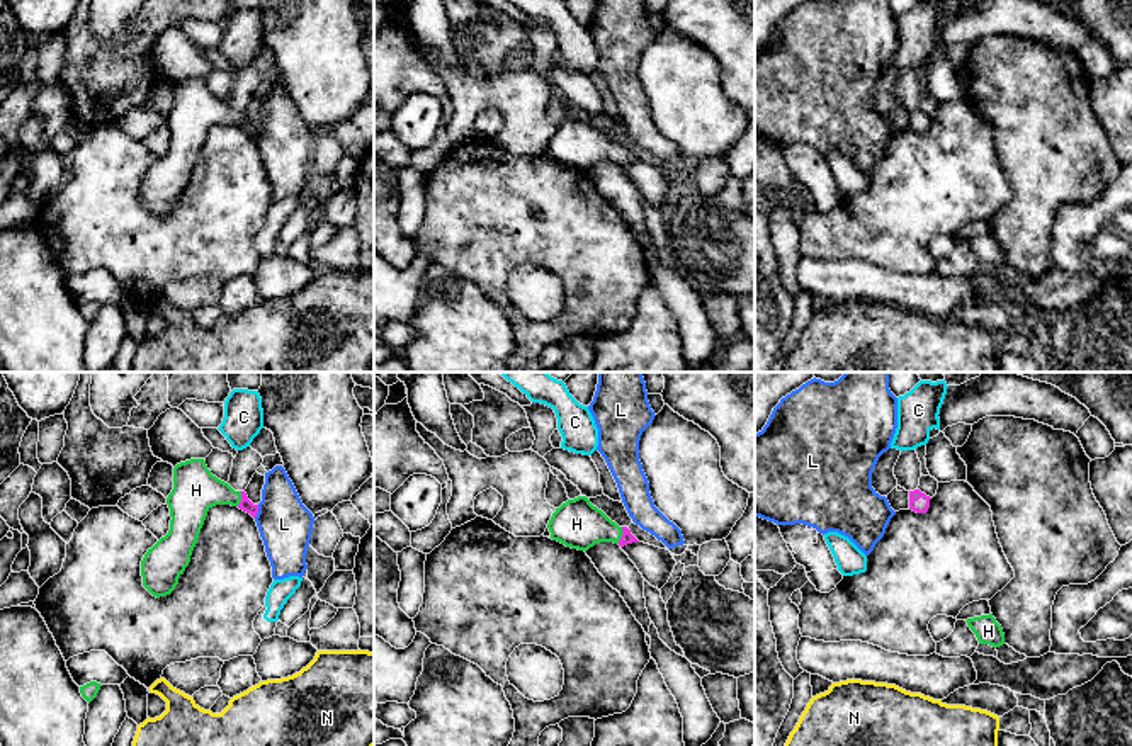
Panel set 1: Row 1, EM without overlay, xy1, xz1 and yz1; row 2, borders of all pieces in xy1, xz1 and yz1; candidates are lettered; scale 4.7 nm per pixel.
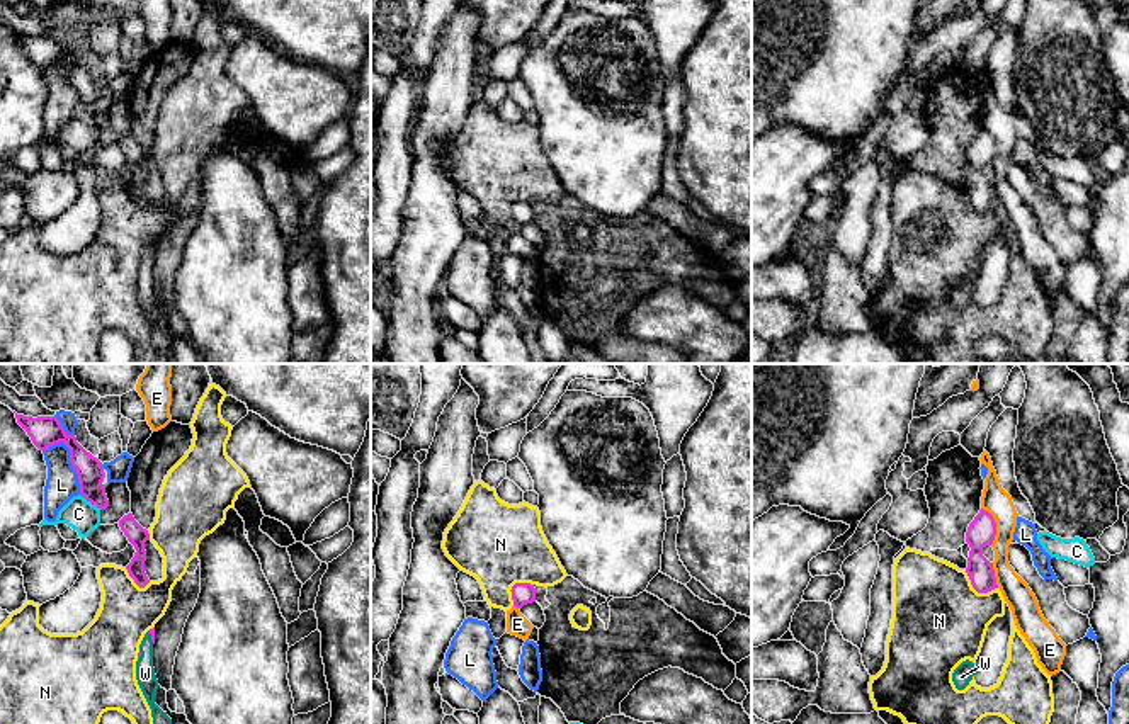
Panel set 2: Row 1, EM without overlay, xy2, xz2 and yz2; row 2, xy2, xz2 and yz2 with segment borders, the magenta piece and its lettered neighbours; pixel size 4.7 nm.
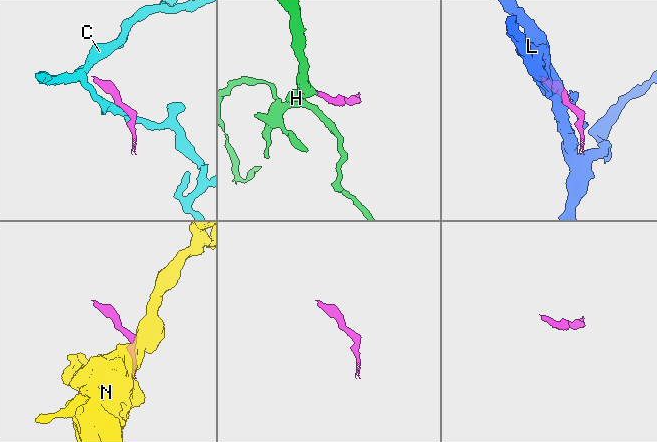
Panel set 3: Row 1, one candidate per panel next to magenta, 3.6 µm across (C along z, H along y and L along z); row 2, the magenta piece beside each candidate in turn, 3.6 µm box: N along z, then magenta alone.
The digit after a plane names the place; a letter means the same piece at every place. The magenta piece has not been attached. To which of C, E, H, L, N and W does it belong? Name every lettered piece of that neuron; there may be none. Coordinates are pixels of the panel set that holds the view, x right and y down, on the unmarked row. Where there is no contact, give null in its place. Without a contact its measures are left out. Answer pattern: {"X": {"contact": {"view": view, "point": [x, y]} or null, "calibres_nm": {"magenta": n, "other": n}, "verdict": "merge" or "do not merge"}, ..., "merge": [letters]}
{"C": {"contact": {"view": "xy2", "point": [90, 121]}, "calibres_nm": {"magenta": 130, "other": 150}, "verdict": "do not merge"}, "E": {"contact": {"view": "yz2", "point": [995, 145]}, "calibres_nm": {"magenta": 140, "other": 140}, "verdict": "do not merge"}, "H": {"contact": {"view": "xz1", "point": [622, 155]}, "calibres_nm": {"magenta": 60, "other": 240}, "verdict": "merge"}, "L": {"contact": {"view": "xy2", "point": [70, 79]}, "calibres_nm": {"magenta": 140, "other": 160}, "verdict": "do not merge"}, "N": {"contact": {"view": "yz2", "point": [976, 209]}, "calibres_nm": {"magenta": 120, "other": 440}, "verdict": "do not merge"}, "W": {"contact": {"view": "xy2", "point": [152, 257]}, "calibres_nm": {"magenta": 30, "other": 100}, "verdict": "merge"}, "merge": ["H", "W"]}

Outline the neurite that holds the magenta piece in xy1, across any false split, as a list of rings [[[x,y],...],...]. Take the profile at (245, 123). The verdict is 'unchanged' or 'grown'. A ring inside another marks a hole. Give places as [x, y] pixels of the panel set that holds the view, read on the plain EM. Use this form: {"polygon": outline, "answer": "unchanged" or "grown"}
{"polygon": [[[190,78],[173,87],[173,109],[167,117],[167,124],[172,136],[170,150],[151,168],[148,168],[141,180],[143,206],[156,218],[170,214],[178,204],[178,197],[190,182],[201,148],[212,126],[238,126],[253,138],[258,133],[258,124],[253,124],[245,110],[235,110],[228,102],[212,95],[204,78]]], "answer": "grown"}

